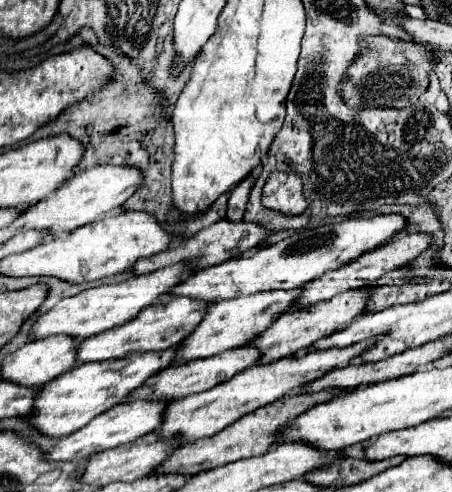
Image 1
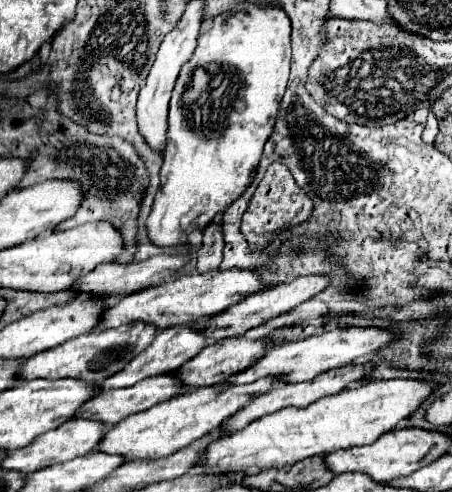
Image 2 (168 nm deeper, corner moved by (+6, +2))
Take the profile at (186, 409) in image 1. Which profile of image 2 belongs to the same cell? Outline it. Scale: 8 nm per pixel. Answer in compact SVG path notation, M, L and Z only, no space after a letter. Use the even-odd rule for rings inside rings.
M262 378L262 382L252 382L246 386L230 386L230 390L214 390L214 386L212 388L206 386L206 388L182 392L178 398L172 398L170 402L162 402L150 410L144 410L142 414L132 414L130 418L118 422L118 426L108 428L102 440L98 442L96 450L102 450L106 454L118 454L126 460L170 456L186 448L190 442L206 436L210 430L218 428L220 424L224 424L252 398L264 394L276 384L280 382L274 382L274 378Z

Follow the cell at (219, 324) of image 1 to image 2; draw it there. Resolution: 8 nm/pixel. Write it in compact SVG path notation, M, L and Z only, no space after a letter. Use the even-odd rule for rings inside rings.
M174 326L174 330L164 330L162 334L156 334L154 340L148 344L148 348L144 352L136 354L120 372L116 372L114 376L100 382L98 392L116 390L116 388L124 388L124 386L134 386L136 382L140 382L144 378L174 372L174 370L178 370L178 366L182 366L184 362L194 358L194 354L198 354L204 346L206 346L206 338L202 338L200 330L192 330L190 326Z

